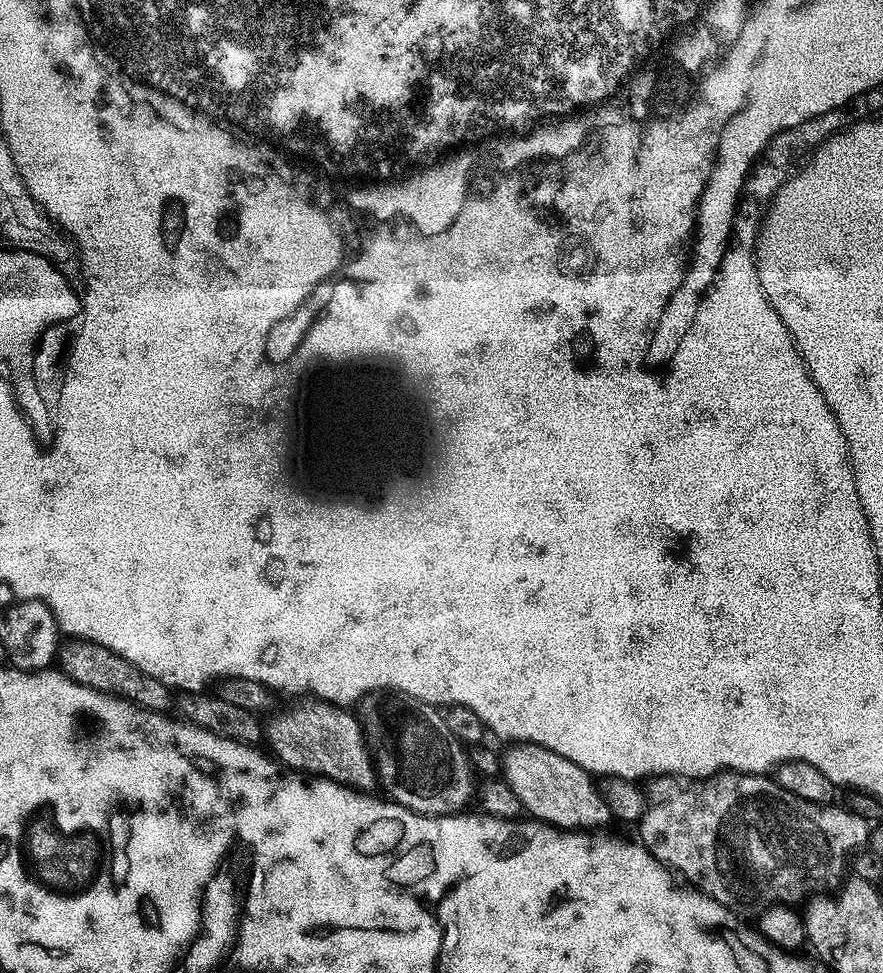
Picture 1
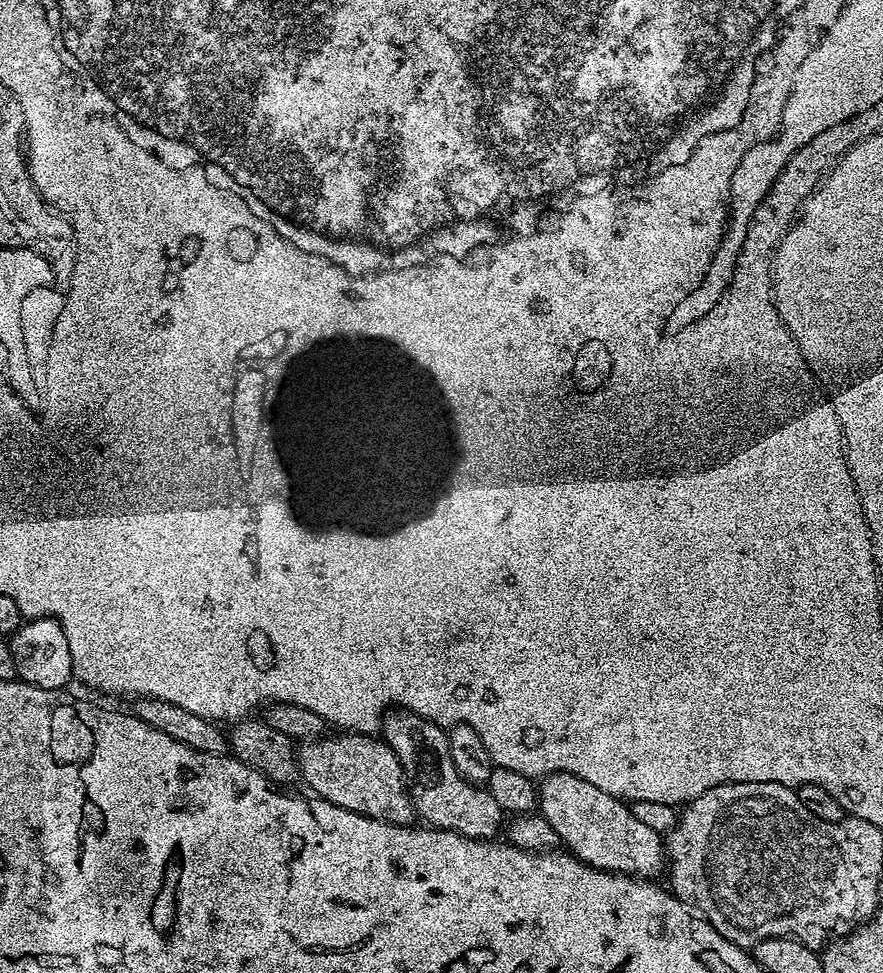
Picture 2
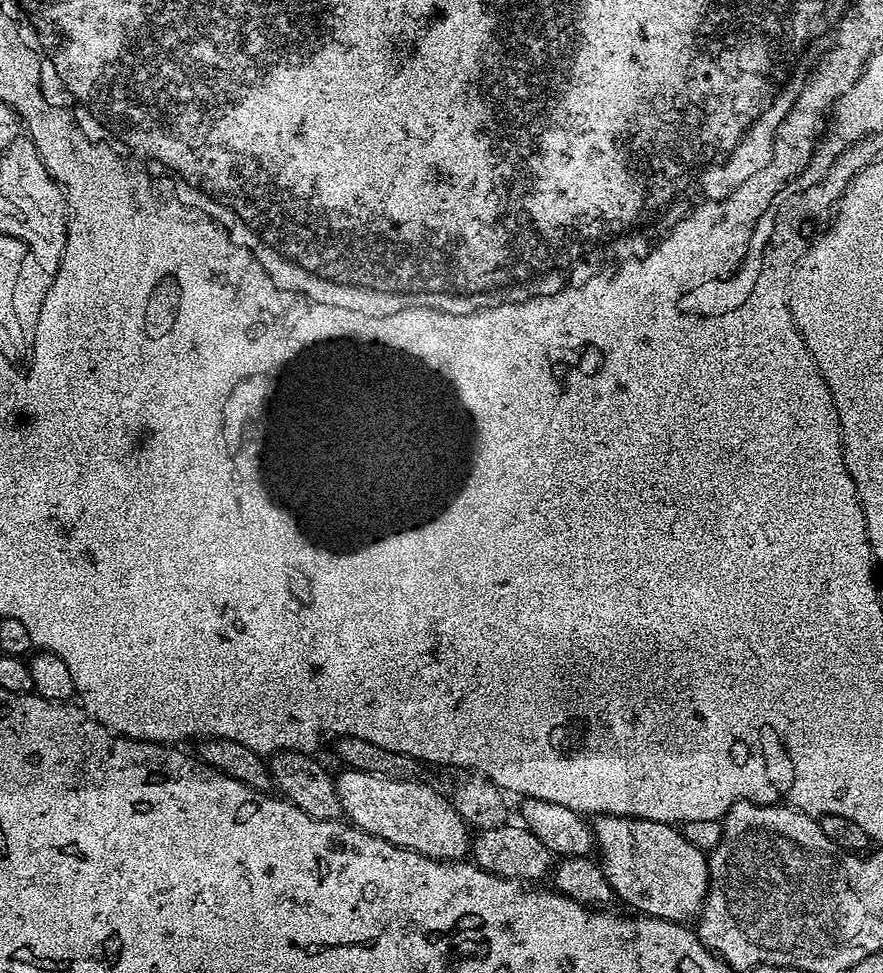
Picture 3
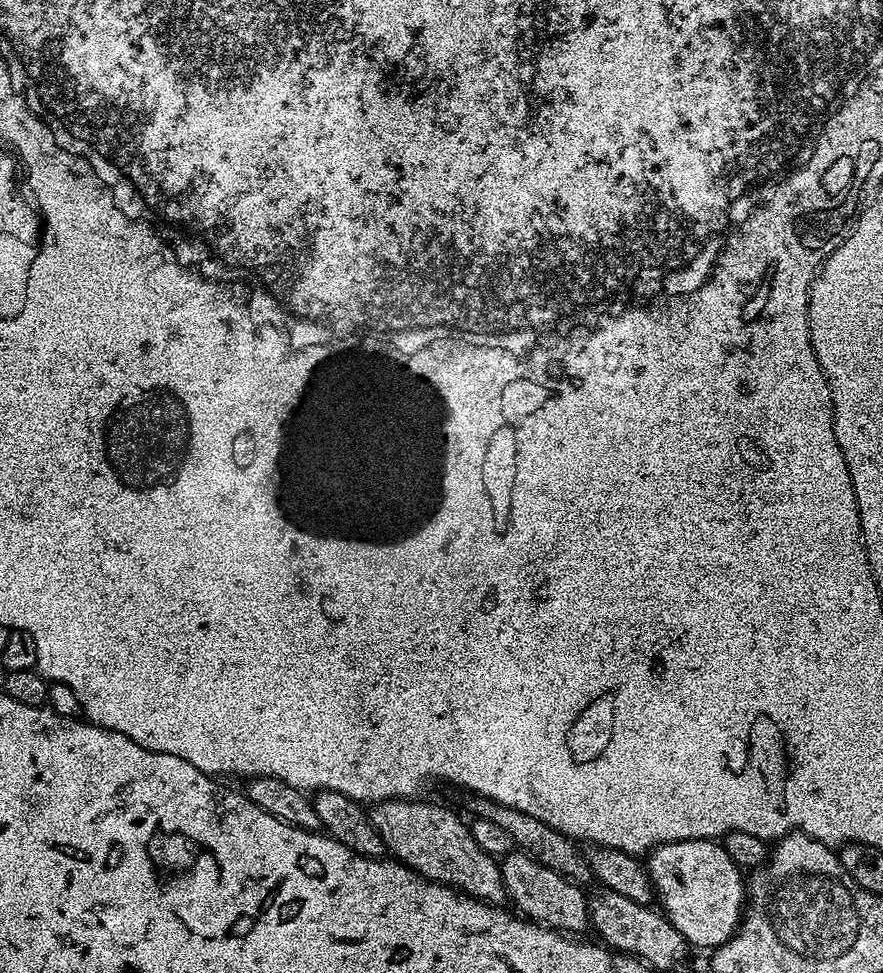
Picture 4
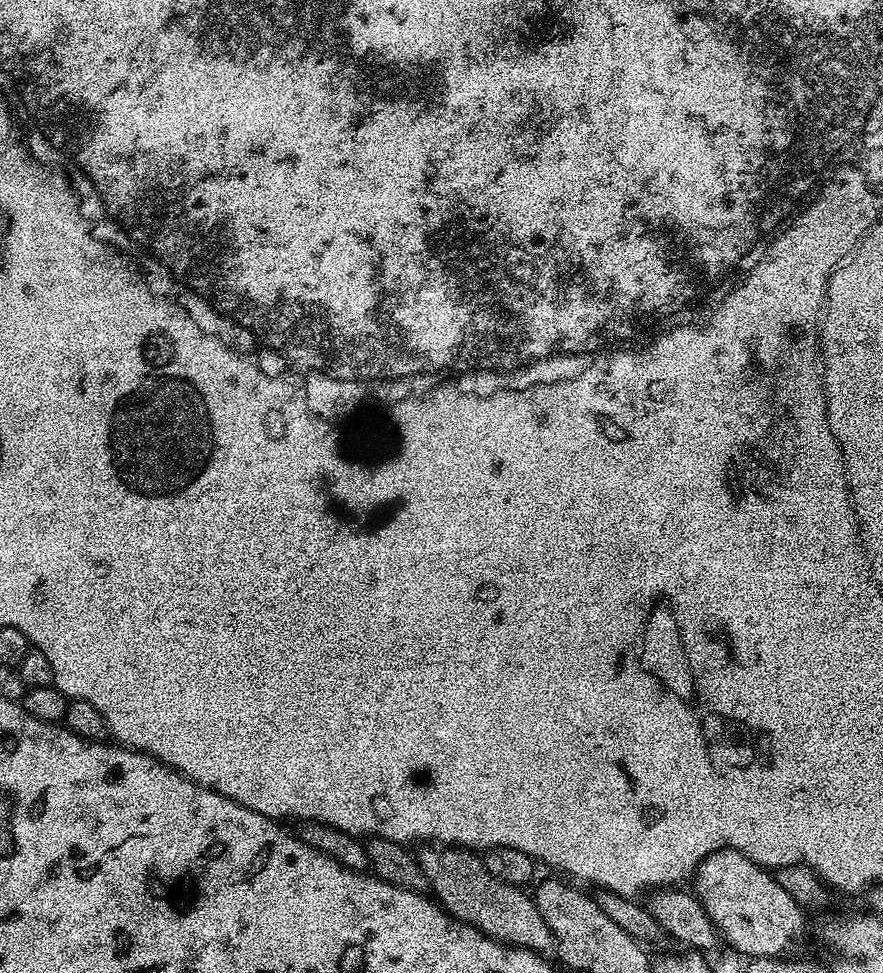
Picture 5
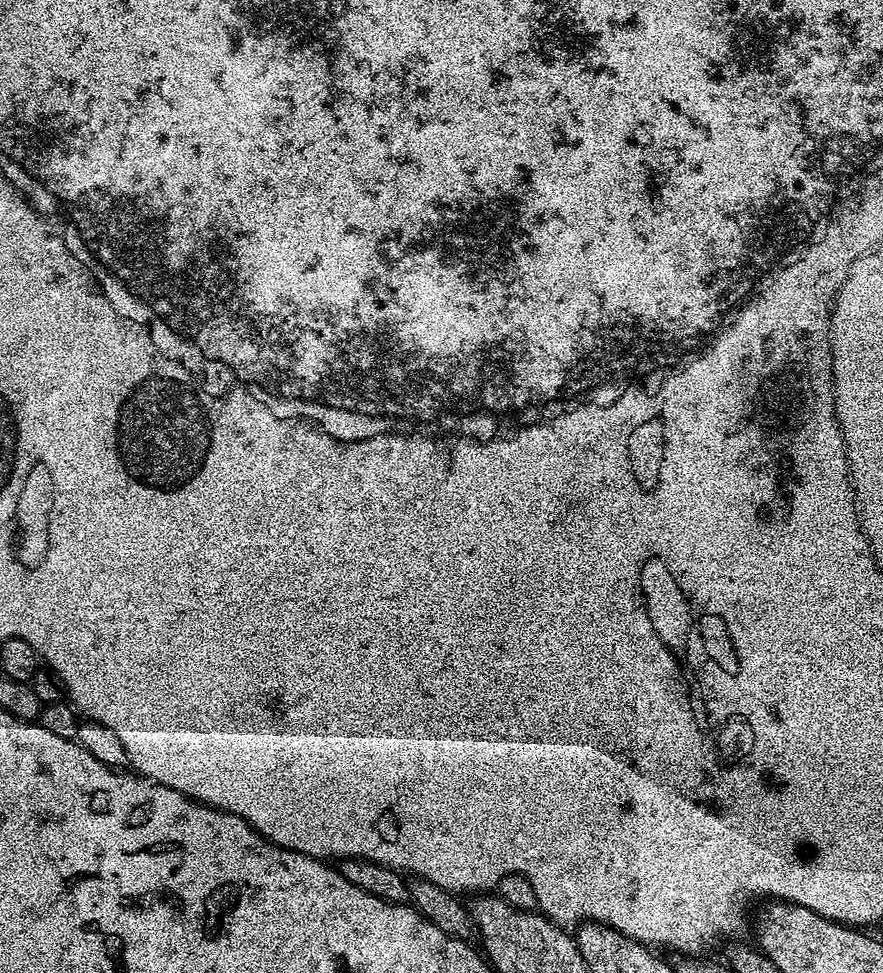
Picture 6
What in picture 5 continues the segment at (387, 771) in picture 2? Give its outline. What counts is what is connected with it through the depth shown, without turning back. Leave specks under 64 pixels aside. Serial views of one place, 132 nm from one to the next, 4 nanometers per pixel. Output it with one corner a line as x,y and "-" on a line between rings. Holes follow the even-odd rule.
424,846
418,852
418,859
422,866
422,874
426,874
431,895
442,905
445,912
449,912
456,920
474,926
482,934
499,944
510,944
513,948
525,948
531,952
548,954
553,951
554,941
550,934
550,926
542,922
542,914
538,914
536,901
528,896
523,887
516,887
500,881
490,874
483,859
475,851
455,846

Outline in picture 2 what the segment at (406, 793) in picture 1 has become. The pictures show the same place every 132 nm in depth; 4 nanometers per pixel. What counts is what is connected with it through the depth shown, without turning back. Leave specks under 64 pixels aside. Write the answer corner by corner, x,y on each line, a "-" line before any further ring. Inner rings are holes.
407,710
389,711
382,720
382,739
392,747
404,768
415,815
441,832
457,832
468,840
492,840
499,828
501,831
506,814
487,790
477,790
459,776
451,761
448,735
433,720

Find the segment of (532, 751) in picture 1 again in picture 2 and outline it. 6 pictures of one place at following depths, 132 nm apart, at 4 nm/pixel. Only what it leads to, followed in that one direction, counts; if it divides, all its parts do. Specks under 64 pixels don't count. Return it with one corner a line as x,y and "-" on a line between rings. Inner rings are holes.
555,772
538,784
539,815
554,826
560,844
576,859
600,872
620,872
623,876
656,878
666,868
666,844
661,833
634,818
631,807
616,796
590,786
574,774

